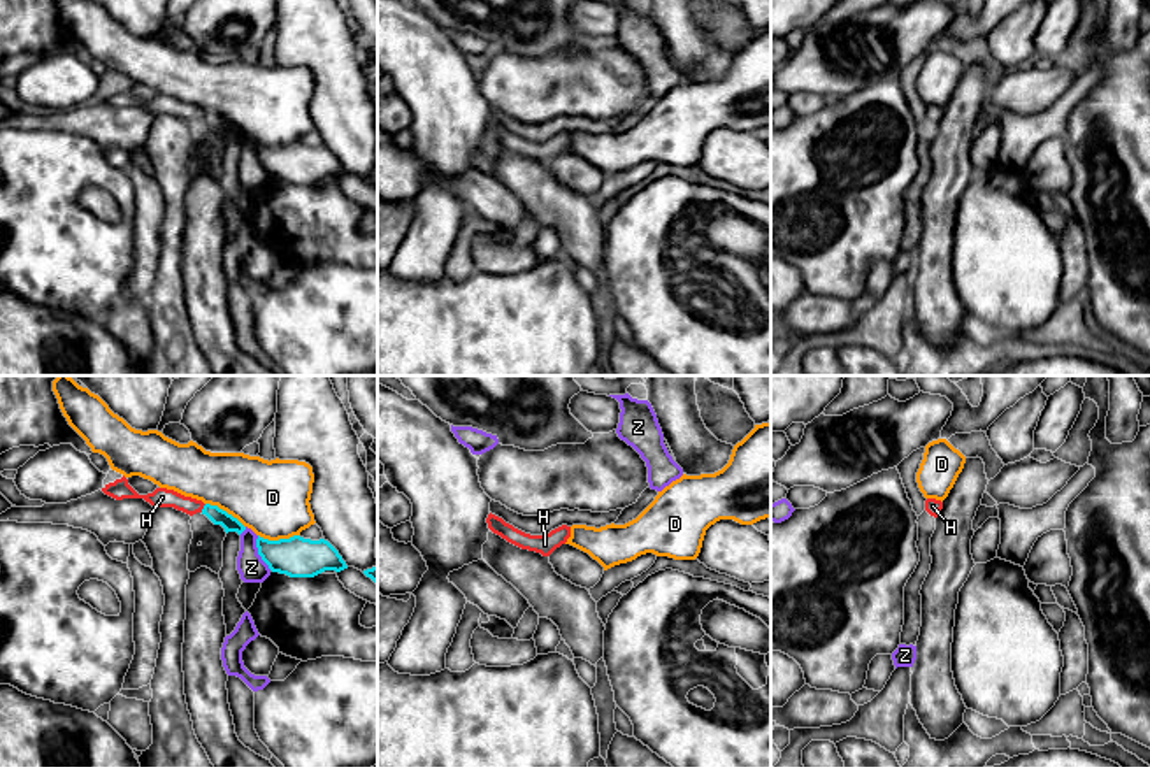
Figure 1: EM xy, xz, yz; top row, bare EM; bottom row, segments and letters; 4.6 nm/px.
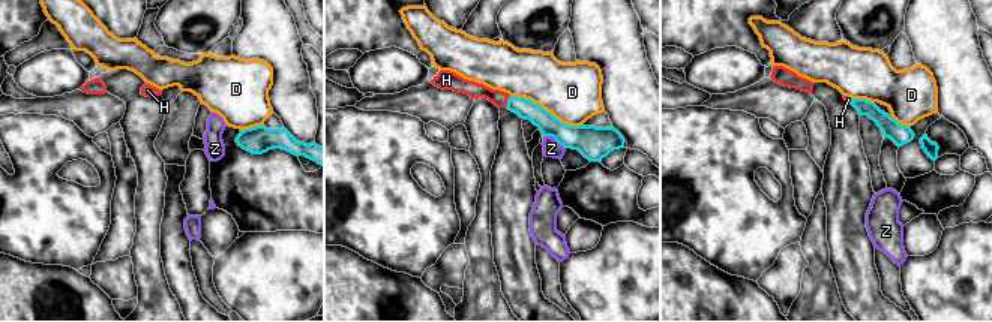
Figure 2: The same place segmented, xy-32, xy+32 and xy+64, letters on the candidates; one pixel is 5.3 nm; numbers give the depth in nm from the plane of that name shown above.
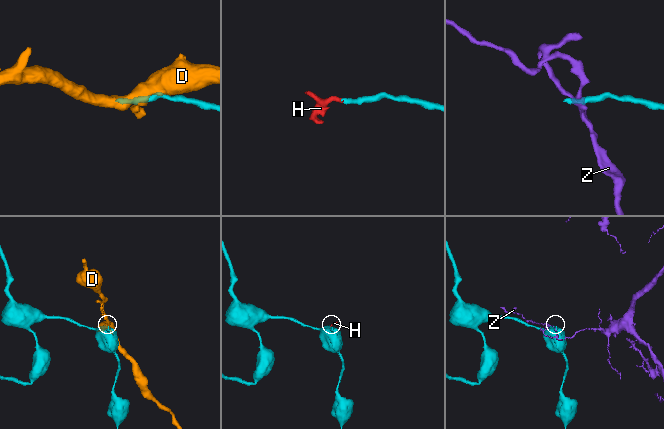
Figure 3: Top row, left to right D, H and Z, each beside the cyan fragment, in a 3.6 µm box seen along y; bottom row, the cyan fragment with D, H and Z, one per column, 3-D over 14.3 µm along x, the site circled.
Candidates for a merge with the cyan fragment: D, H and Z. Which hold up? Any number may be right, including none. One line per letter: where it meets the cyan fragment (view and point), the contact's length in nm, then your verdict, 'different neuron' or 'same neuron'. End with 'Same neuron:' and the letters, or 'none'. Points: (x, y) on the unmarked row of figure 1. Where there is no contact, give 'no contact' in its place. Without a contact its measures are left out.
D: xy (280, 146) | 190 nm | different neuron
H: xy (204, 114) | 50 nm | same neuron
Z: xy (258, 160) | 170 nm | different neuron
Same neuron: H

